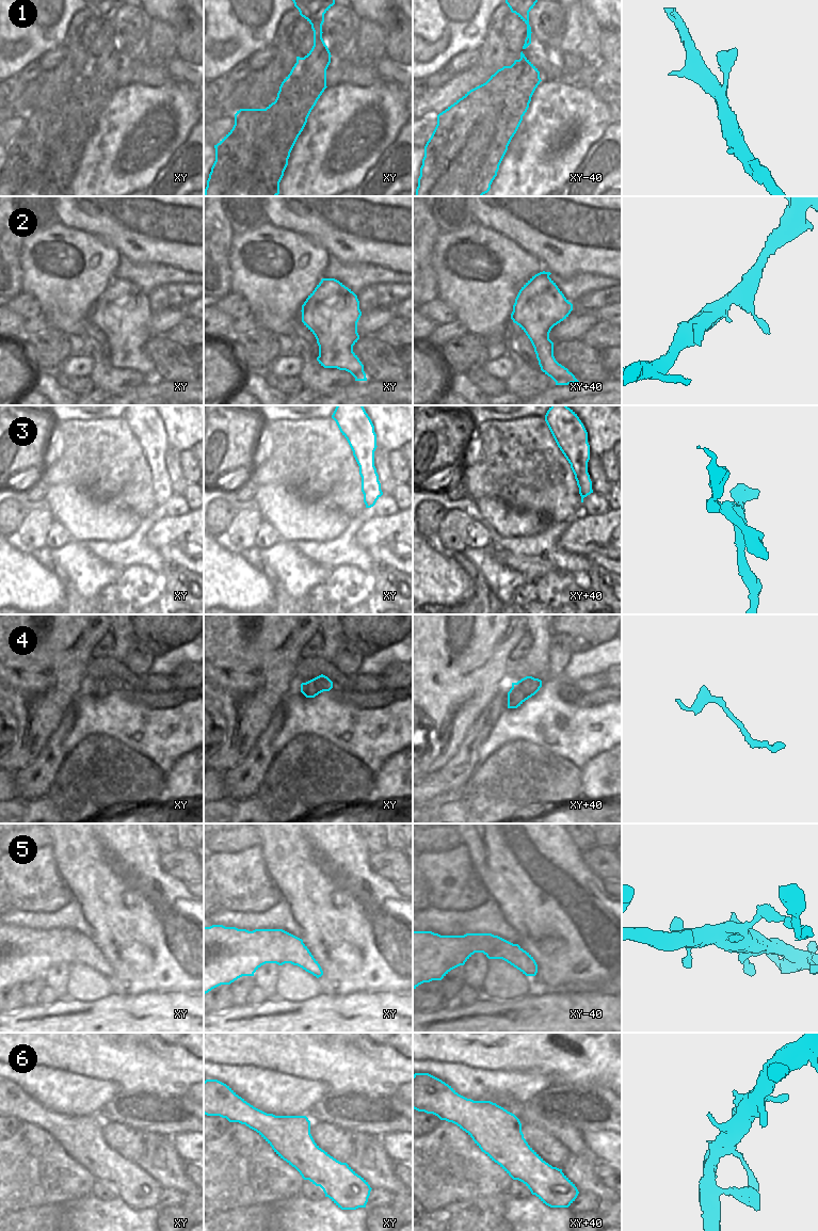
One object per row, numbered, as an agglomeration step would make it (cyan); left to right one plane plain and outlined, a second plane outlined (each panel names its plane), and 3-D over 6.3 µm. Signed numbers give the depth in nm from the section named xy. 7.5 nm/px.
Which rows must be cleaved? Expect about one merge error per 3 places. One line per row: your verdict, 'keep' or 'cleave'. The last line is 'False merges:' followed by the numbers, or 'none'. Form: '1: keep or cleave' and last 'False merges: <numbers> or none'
1: keep
2: keep
3: keep
4: keep
5: keep
6: keep
False merges: none

